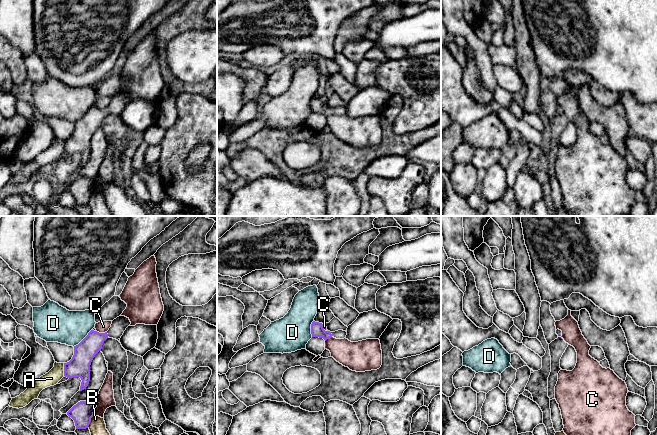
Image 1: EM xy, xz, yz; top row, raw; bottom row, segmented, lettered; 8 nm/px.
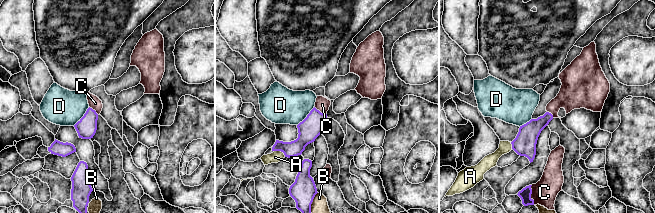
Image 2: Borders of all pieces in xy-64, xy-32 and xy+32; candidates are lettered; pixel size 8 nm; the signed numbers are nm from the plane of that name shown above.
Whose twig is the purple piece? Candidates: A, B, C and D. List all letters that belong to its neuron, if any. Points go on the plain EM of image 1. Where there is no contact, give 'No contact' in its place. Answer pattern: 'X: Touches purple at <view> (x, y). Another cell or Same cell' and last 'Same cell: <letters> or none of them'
A: Touches purple at xy (64, 145). Another cell
B: Touches purple at xy (90, 197). Another cell
C: Touches purple at xy (101, 109). Another cell
D: Touches purple at xy (83, 115). Another cell
Same cell: none of them

